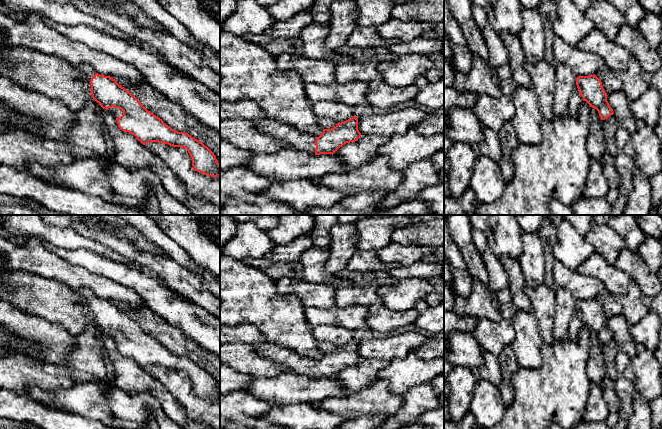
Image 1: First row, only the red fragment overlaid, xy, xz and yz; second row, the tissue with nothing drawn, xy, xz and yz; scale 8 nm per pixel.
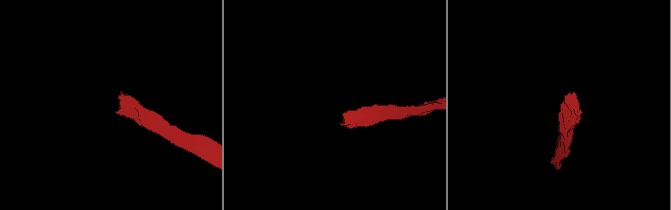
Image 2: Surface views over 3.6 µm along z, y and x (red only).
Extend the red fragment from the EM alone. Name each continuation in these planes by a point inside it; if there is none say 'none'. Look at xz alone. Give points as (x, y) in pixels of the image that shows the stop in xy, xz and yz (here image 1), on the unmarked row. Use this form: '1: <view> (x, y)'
1: xz (301, 365)

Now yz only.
none

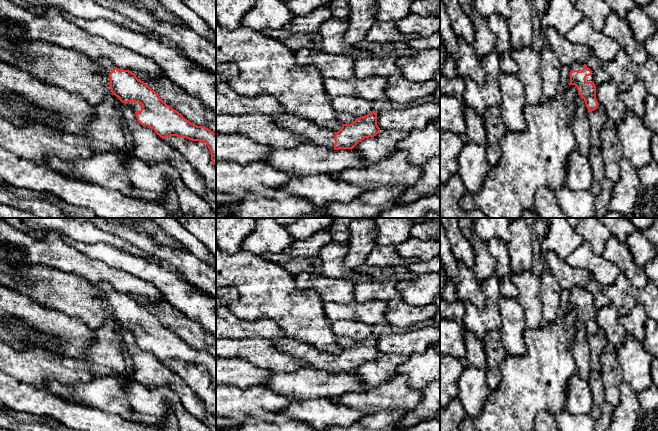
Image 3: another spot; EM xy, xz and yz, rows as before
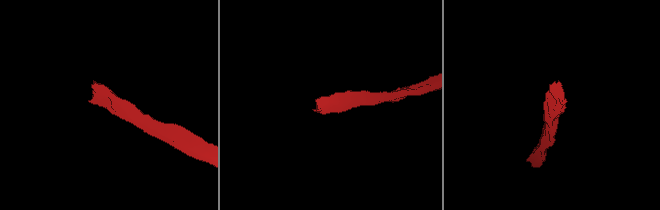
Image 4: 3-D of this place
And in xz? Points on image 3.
1: xz (320, 360)

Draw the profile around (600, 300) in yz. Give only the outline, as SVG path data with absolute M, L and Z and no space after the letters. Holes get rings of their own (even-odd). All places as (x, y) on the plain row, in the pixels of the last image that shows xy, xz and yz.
M590 277L586 289L592 295L595 310L611 304L610 298L604 294L602 286L600 286L593 277Z

